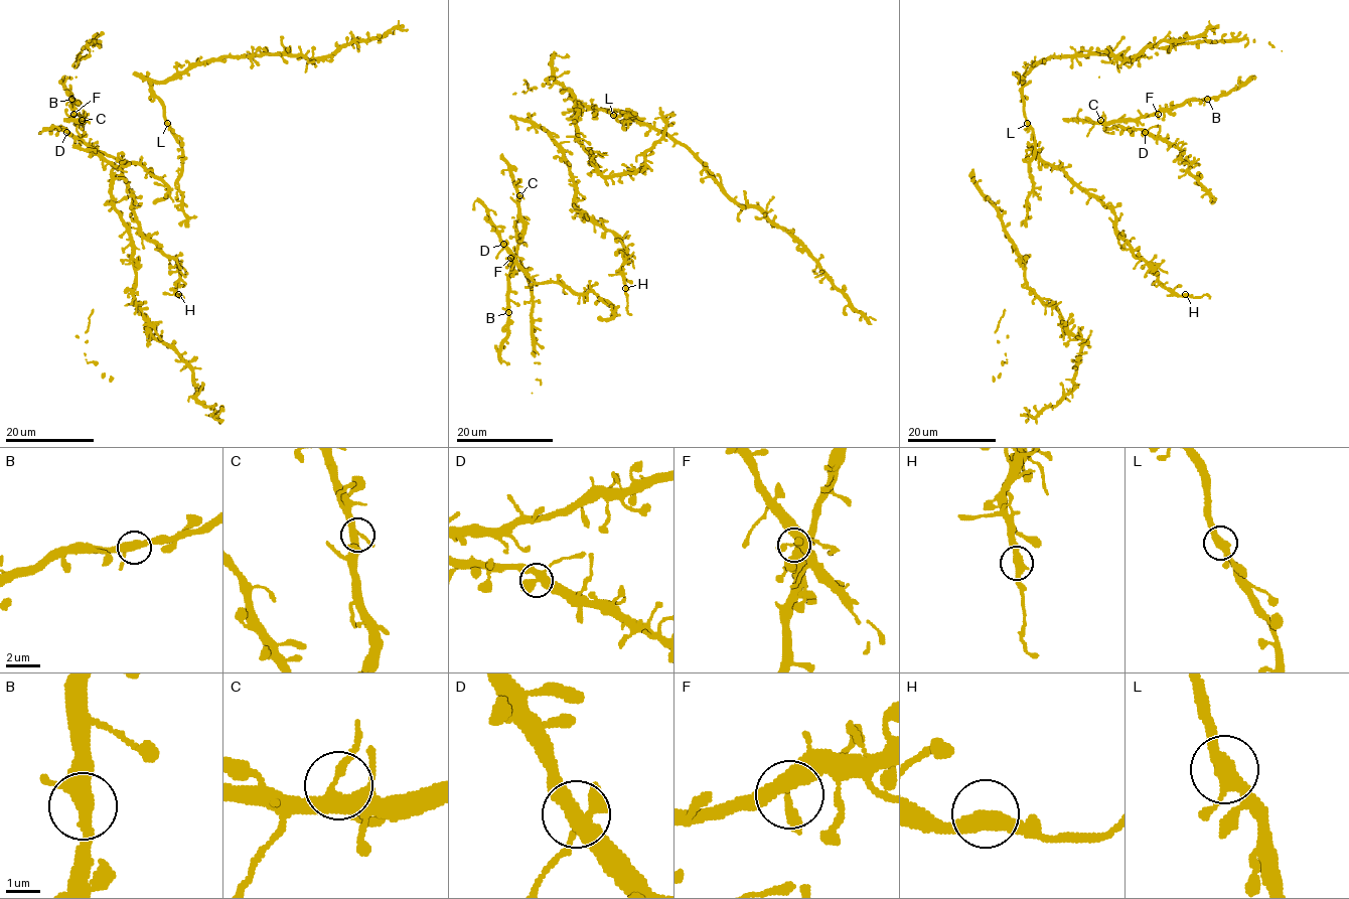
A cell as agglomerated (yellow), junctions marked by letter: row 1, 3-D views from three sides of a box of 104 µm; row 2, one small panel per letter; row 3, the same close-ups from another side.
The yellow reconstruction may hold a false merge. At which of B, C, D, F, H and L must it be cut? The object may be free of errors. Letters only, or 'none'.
none

